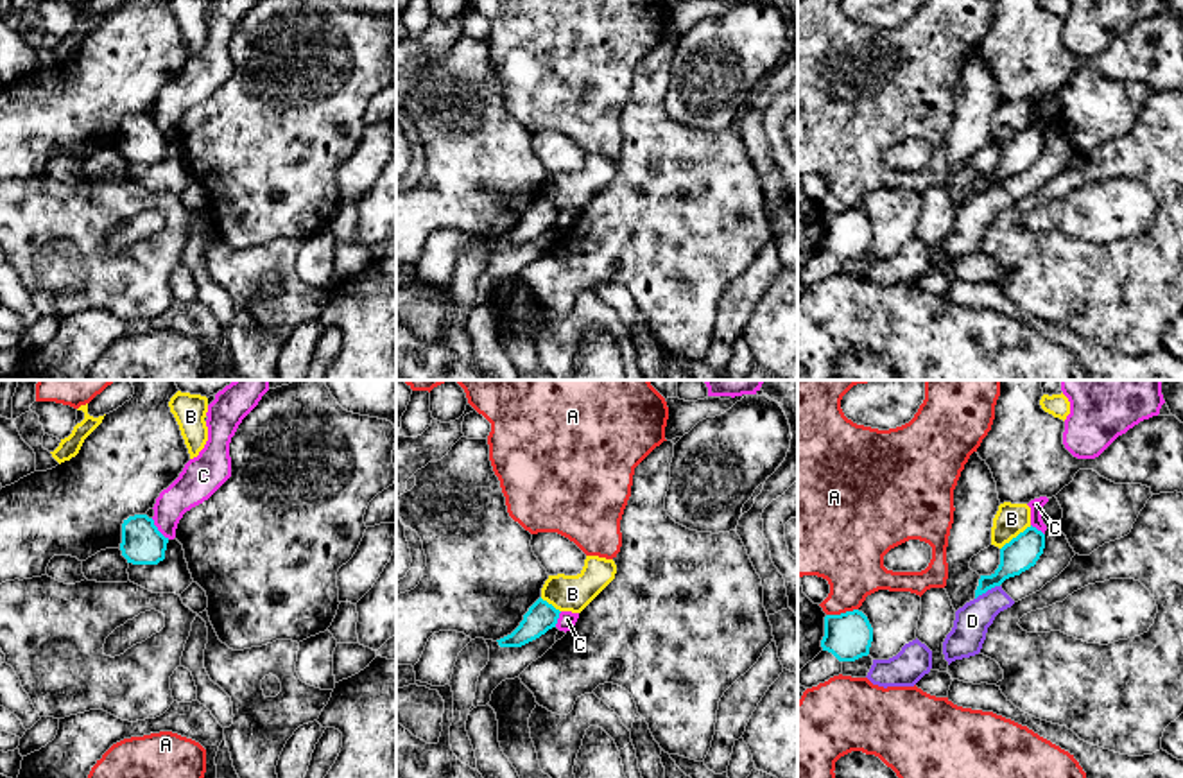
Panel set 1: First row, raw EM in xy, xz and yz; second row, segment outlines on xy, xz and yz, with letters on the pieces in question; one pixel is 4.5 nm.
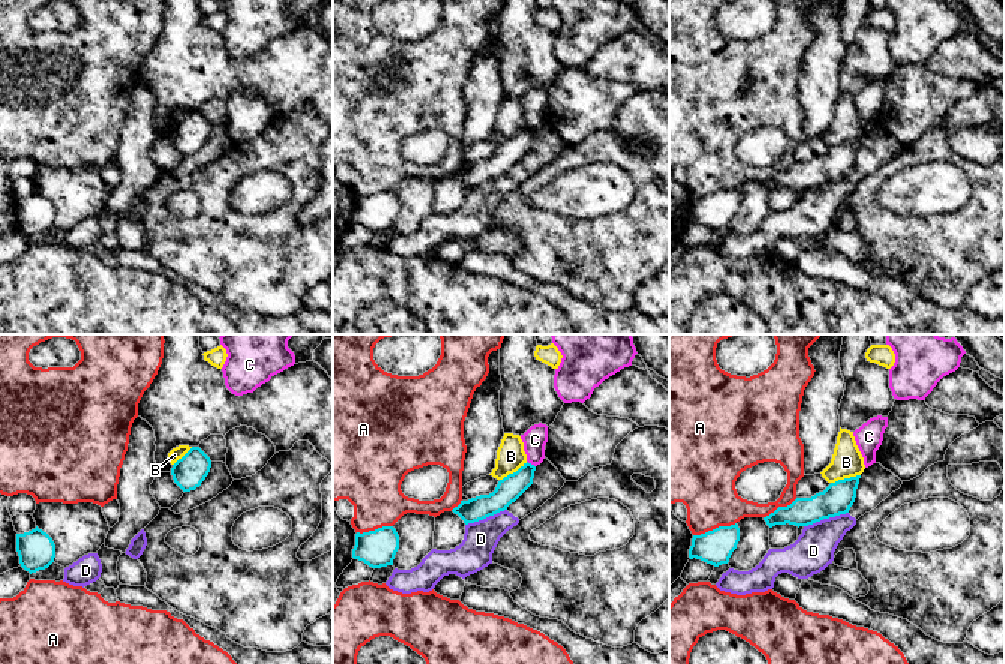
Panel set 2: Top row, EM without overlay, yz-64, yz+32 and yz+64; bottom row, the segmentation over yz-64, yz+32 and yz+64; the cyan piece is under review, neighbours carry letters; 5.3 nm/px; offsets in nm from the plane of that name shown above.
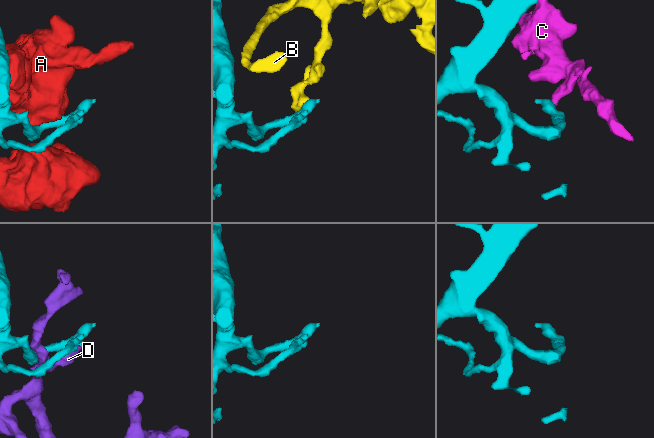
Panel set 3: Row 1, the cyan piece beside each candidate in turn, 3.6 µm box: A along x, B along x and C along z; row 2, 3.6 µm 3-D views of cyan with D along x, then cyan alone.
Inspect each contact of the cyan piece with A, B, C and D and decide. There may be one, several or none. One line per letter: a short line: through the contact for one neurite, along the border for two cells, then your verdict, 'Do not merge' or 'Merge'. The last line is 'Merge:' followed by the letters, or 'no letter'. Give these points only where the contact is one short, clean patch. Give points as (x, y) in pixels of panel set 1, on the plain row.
A: Do not merge
B: Line: yz (1031, 124), (1001, 147). Do not merge
C: Line: xy (151, 117), (169, 137). Do not merge
D: Do not merge
Merge: no letter

